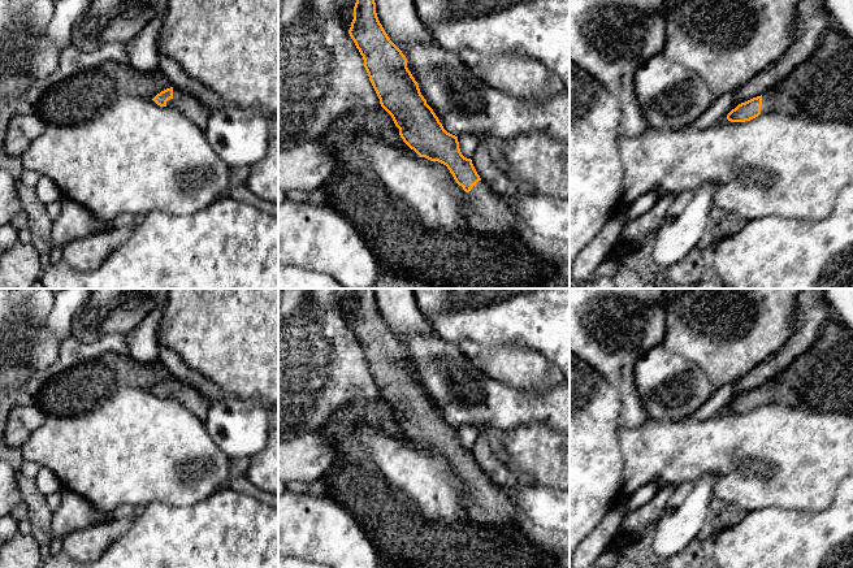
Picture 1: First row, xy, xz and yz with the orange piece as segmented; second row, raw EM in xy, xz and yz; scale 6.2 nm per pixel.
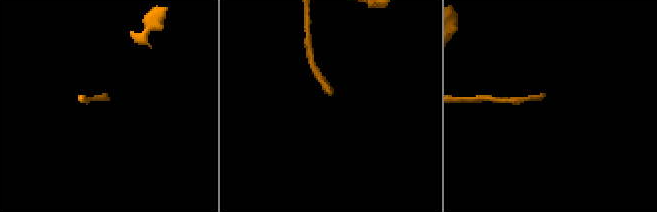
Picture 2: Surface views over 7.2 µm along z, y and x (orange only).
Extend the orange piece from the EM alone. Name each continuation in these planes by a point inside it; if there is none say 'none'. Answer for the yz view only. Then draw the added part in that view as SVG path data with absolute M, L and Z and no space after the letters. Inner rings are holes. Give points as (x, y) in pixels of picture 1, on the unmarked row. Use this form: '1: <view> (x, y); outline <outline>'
1: yz (774, 391); outline M771 380L762 386L761 404L784 404L800 407L802 402L800 396L785 382Z

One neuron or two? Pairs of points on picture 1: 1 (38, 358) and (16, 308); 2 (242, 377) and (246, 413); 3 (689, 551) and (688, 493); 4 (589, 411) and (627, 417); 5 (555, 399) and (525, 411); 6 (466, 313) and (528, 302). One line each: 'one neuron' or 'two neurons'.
1: one neuron
2: two neurons
3: two neurons
4: two neurons
5: one neuron
6: one neuron

